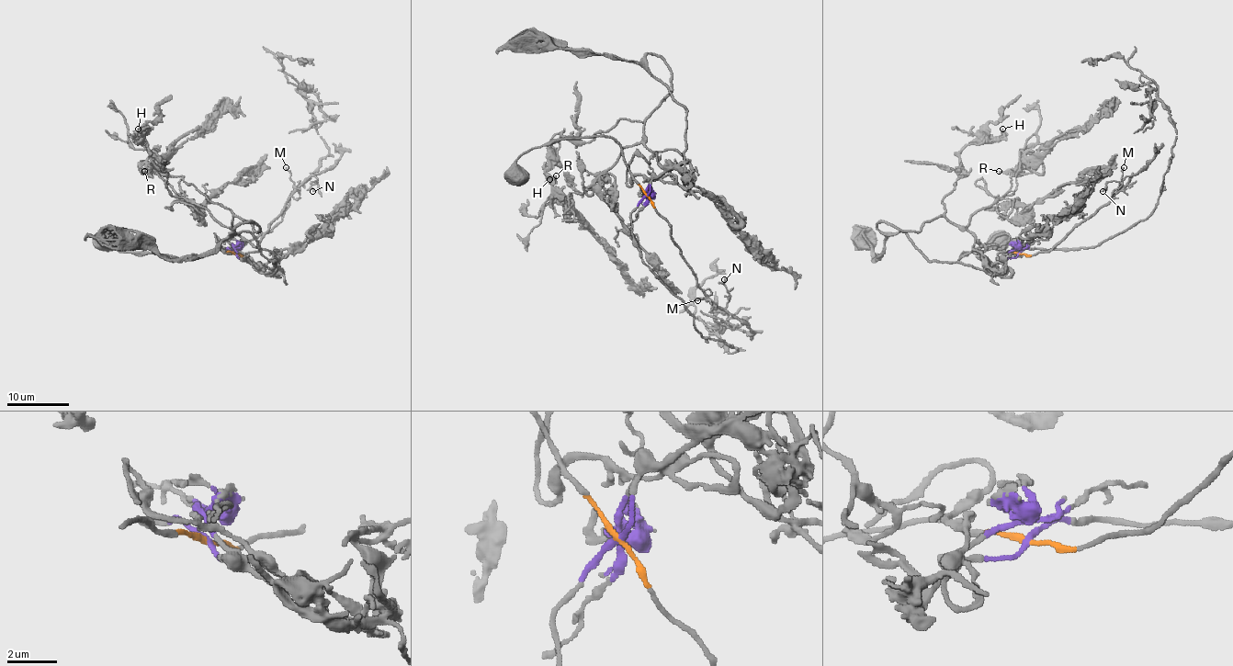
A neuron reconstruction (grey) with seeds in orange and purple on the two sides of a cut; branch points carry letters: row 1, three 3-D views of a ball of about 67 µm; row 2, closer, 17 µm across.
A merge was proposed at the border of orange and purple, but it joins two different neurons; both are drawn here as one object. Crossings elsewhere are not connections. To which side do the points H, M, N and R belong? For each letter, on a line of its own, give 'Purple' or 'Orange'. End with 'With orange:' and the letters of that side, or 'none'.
H: Purple
M: Orange
N: Orange
R: Purple
With orange: M, N

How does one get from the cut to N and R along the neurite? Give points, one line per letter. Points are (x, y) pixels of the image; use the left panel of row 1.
N: (235, 253), (257, 252), (260, 237), (280, 214), (285, 201), (311, 176), (318, 181), (311, 183), (313, 190)
R: (235, 253), (266, 264), (273, 257), (175, 190), (157, 174), (159, 168), (144, 172)

